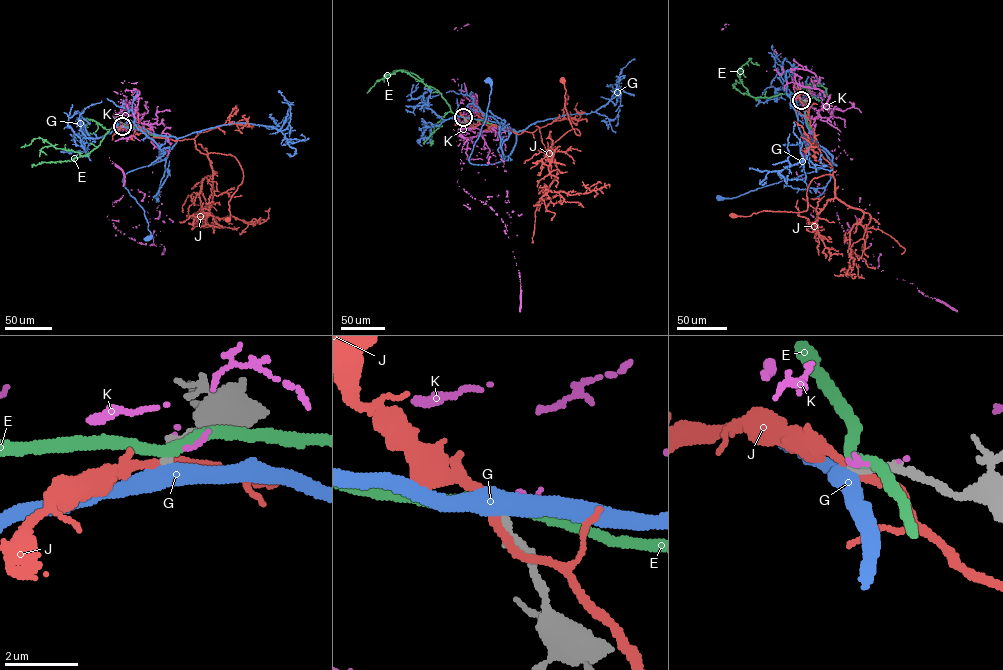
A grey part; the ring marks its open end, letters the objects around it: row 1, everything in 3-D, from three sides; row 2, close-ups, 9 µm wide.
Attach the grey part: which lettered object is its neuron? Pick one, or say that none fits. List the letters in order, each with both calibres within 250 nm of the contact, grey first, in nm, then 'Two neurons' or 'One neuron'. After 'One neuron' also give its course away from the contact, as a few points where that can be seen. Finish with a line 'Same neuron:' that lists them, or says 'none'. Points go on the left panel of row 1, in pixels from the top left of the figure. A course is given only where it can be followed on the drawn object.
E: Thickness 260 nm (grey) against 300 nm. Two neurons
G: Thickness 260 nm (grey) against 480 nm. Two neurons
J: Thickness 180 nm (grey) against 220 nm. Two neurons
K: Thickness 240 nm (grey) against 40 nm. Two neurons
Same neuron: none

